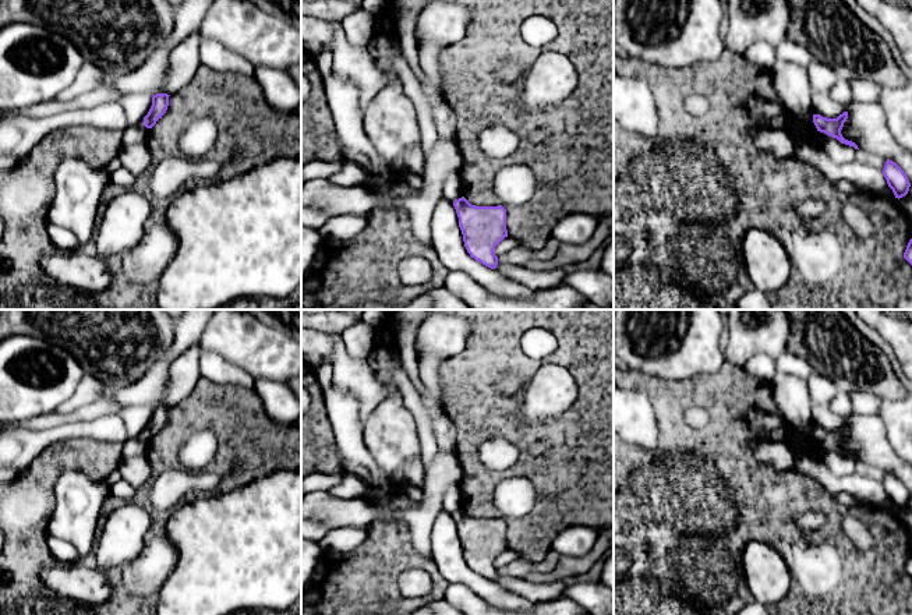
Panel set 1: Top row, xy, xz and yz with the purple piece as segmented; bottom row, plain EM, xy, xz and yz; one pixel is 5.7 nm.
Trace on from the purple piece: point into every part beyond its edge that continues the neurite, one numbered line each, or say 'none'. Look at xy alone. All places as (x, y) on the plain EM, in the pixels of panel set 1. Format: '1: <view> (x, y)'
none

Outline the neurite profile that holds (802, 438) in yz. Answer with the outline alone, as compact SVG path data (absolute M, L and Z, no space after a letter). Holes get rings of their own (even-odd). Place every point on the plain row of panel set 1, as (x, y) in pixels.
M807 425L806 428L795 430L792 434L792 443L796 449L813 448L816 442L817 441L813 435L813 425Z

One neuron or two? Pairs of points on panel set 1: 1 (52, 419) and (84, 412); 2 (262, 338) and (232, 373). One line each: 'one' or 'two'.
1: one
2: two

